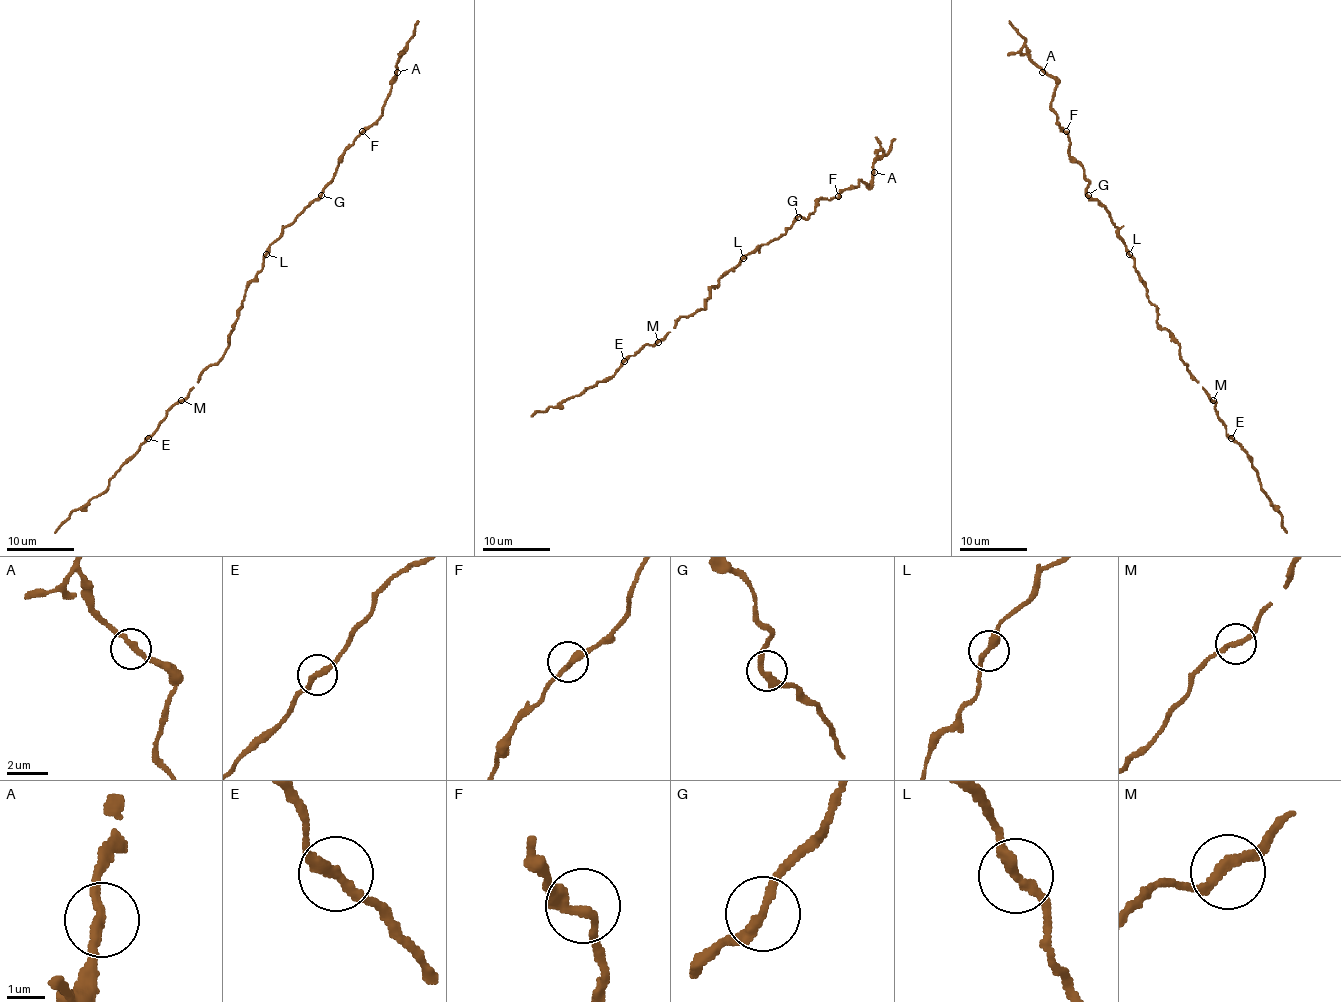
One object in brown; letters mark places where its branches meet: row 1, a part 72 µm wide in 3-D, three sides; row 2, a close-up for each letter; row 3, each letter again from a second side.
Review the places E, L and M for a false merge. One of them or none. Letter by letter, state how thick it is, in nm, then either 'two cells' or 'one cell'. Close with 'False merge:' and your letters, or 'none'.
E: calibre 280 nm; one cell
L: calibre 280 nm; one cell
M: calibre 240 nm; one cell
False merge: none

